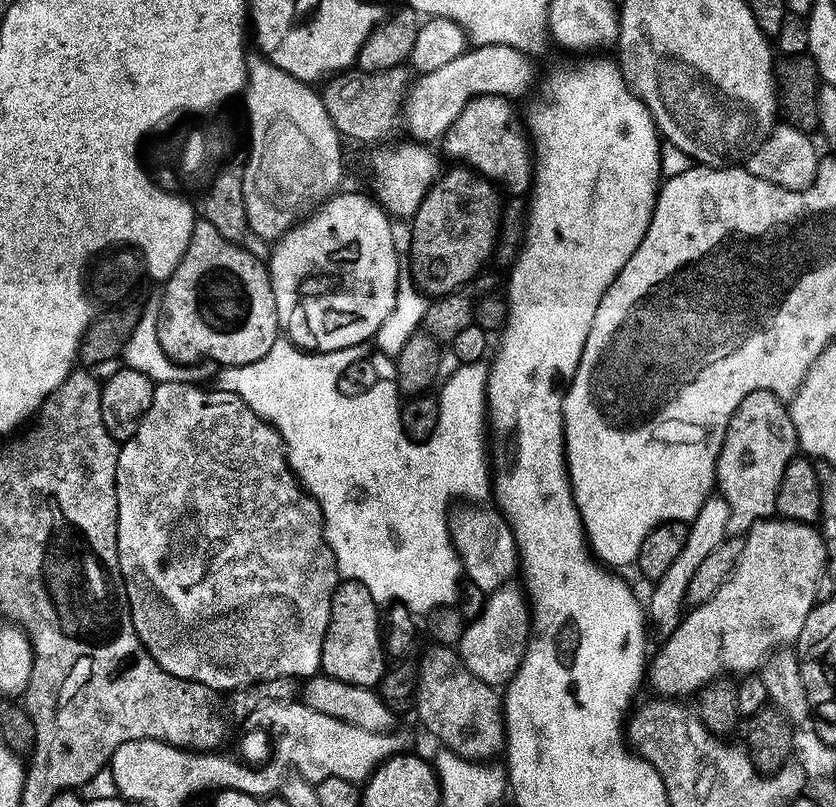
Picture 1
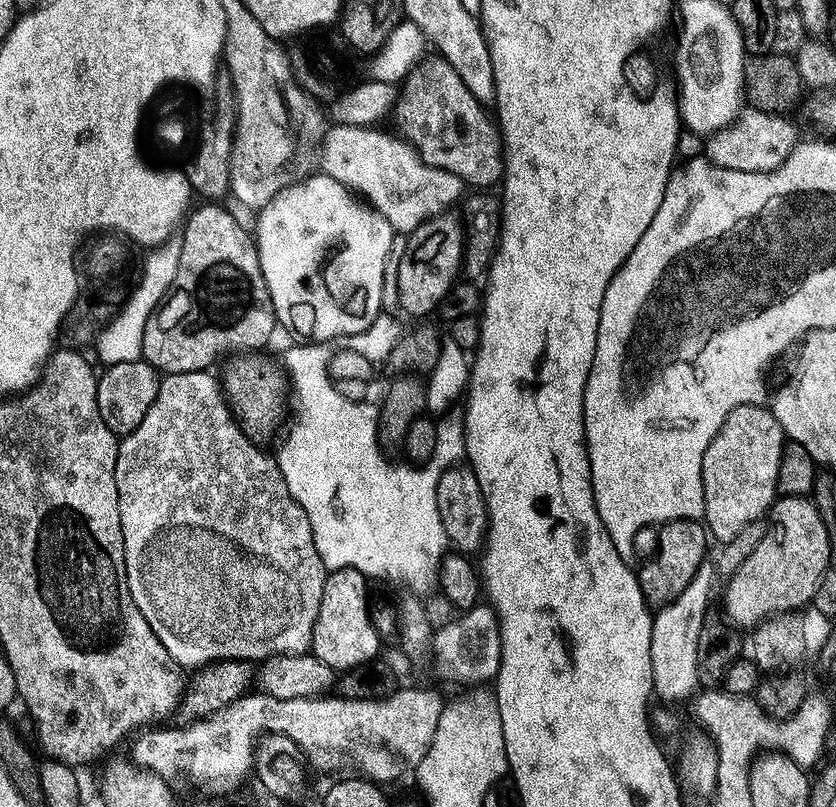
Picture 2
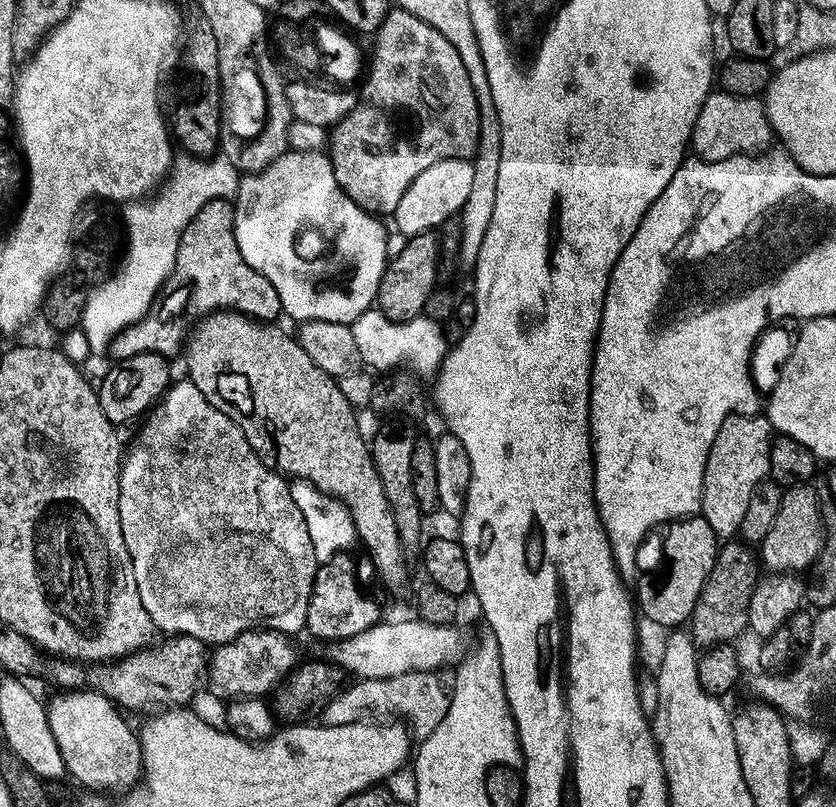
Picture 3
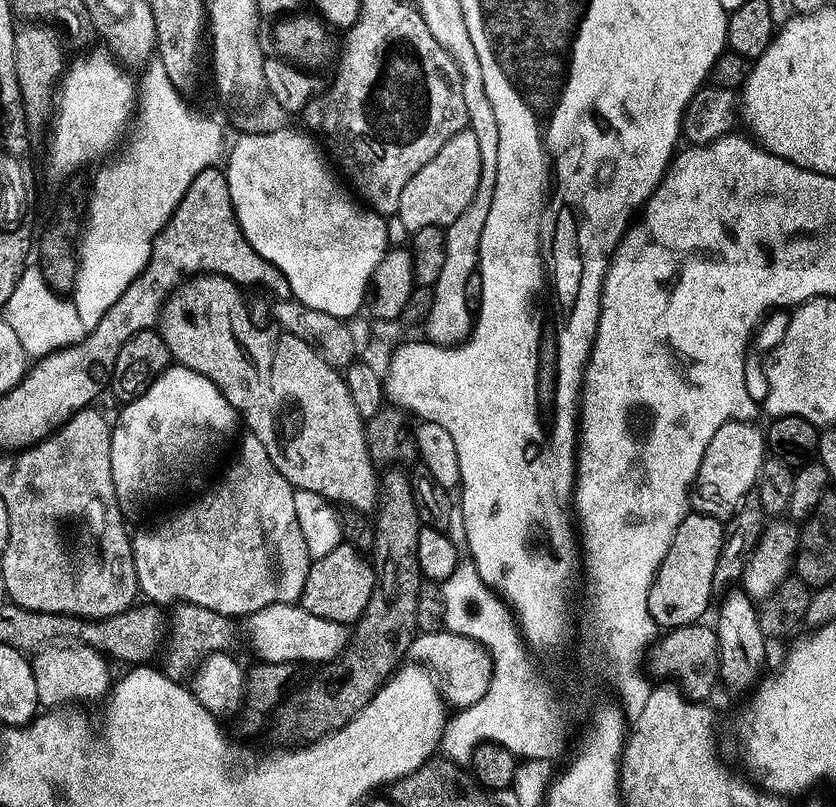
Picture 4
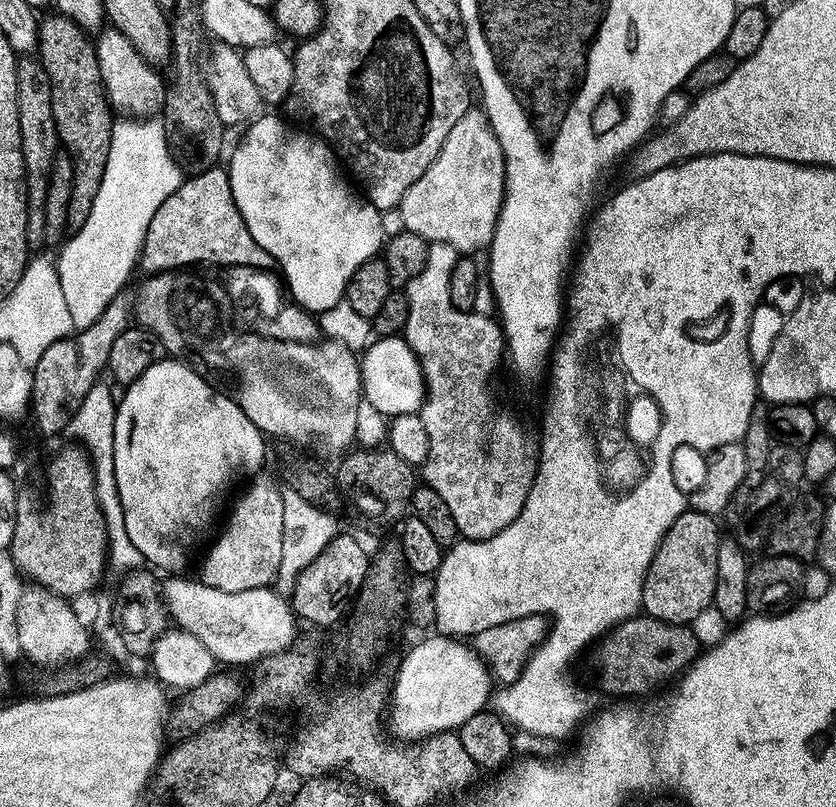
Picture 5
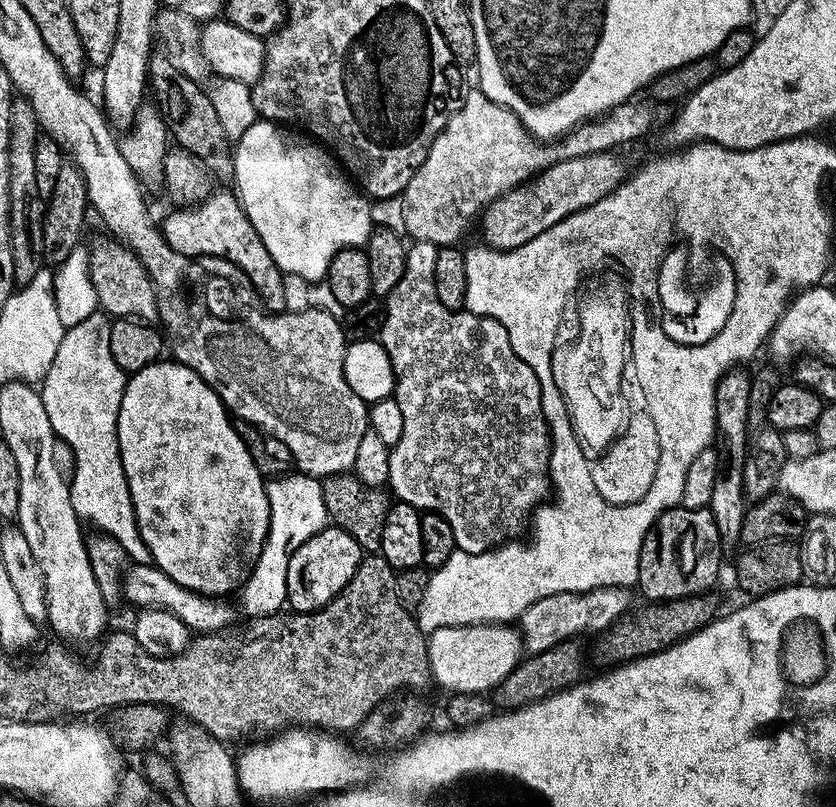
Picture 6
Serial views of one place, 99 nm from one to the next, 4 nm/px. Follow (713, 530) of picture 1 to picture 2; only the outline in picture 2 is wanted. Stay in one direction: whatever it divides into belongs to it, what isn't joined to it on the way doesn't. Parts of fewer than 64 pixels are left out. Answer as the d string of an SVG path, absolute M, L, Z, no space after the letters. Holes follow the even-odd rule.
M705 562L694 574L693 580L673 601L661 607L652 618L650 638L650 666L652 667L652 687L657 697L664 700L684 700L697 695L698 646L705 635L704 619L708 616L708 603L712 600L712 580L714 568Z

